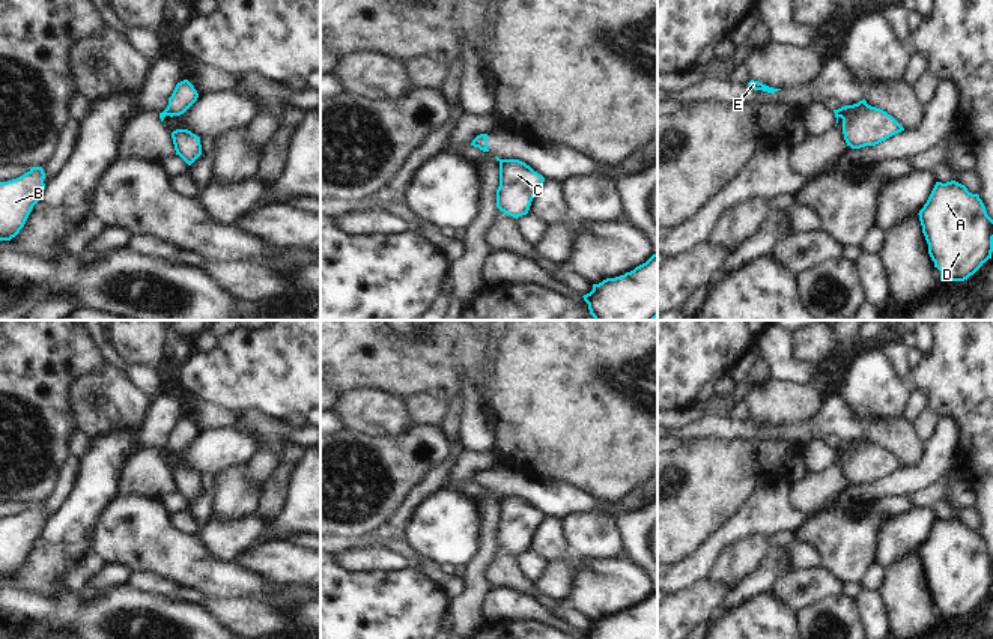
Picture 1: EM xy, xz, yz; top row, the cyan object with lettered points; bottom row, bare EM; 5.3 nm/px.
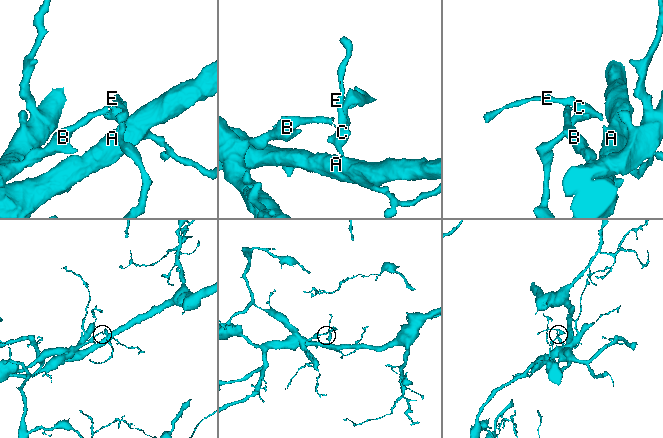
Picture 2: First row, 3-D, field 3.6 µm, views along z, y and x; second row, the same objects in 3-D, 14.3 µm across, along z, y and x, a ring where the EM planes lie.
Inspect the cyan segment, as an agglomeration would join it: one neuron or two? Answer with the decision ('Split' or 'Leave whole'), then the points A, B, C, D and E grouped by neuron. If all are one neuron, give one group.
Split. Groups: A C D E / B.

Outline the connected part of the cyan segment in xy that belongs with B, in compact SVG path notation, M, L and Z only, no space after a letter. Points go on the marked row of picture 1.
M32 167L17 179L0 182L0 241L11 241L24 227L45 189L44 177L42 167Z

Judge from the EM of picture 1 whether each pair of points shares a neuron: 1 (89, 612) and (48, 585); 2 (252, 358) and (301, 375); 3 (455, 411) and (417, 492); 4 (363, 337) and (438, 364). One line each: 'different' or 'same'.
1: different
2: same
3: different
4: same

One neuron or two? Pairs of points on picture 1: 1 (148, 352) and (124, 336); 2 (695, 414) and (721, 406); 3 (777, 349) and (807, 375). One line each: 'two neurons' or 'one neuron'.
1: one neuron
2: one neuron
3: one neuron

